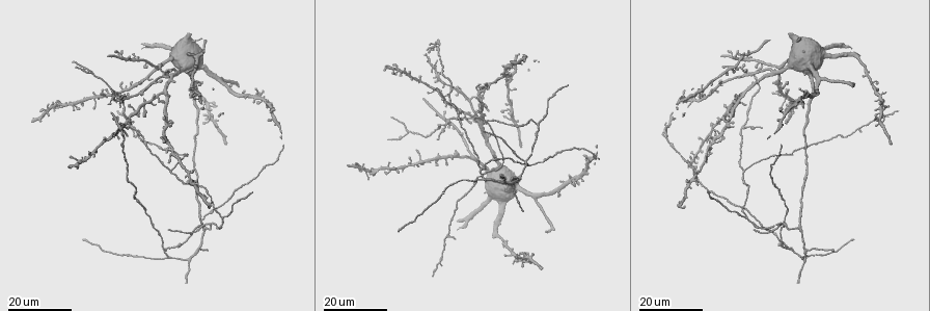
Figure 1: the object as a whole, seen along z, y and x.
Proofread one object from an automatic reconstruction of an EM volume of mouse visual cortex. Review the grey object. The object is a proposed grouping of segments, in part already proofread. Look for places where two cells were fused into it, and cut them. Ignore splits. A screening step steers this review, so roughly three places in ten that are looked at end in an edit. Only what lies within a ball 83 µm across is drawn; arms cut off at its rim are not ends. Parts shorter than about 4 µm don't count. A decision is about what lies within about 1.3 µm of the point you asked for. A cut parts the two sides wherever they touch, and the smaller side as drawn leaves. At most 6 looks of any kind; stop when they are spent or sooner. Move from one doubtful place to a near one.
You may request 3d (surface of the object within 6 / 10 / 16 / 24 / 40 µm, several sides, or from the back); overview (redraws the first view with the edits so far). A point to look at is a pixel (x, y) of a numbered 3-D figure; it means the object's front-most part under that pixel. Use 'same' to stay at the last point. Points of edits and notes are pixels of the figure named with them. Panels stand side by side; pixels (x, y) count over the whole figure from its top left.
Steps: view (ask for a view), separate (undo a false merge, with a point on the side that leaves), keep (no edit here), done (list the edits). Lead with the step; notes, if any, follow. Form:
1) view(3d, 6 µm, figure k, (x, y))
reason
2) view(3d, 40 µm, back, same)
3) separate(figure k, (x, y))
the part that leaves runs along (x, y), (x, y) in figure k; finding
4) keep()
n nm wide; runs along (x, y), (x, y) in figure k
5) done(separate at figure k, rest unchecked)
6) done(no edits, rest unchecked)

view(3d, 16 µm, figure 1, (483, 169))
three arms meet

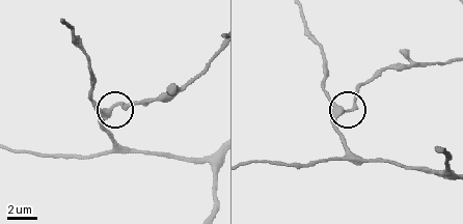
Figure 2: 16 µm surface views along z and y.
view(3d, 10 µm, figure 2, (343, 112))
zoom in

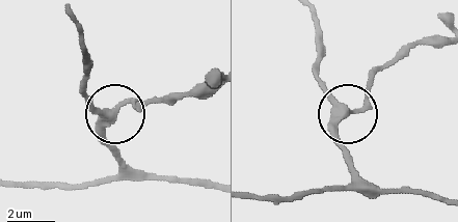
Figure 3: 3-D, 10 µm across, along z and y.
keep()
runs along (446, 202), (374, 189), (340, 137), (344, 119), (396, 56) in figure 3; all the same cell

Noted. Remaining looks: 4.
view(3d, 16 µm, figure 1, (744, 127))

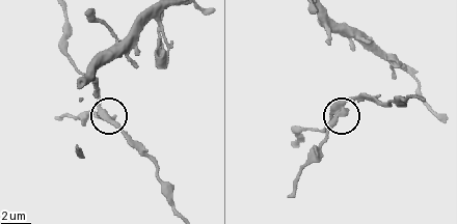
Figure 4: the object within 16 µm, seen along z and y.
view(3d, 6 µm, figure 4, (334, 110))
zoom in

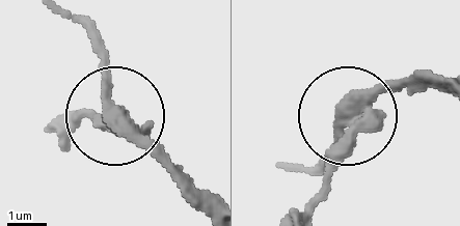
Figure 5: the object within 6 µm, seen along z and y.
separate(figure 5, (335, 165))
the part that leaves runs along (368, 116), (312, 212) in figure 5; two cells meet here

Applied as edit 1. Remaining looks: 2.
done(separate at figure 5, rest unchecked)

